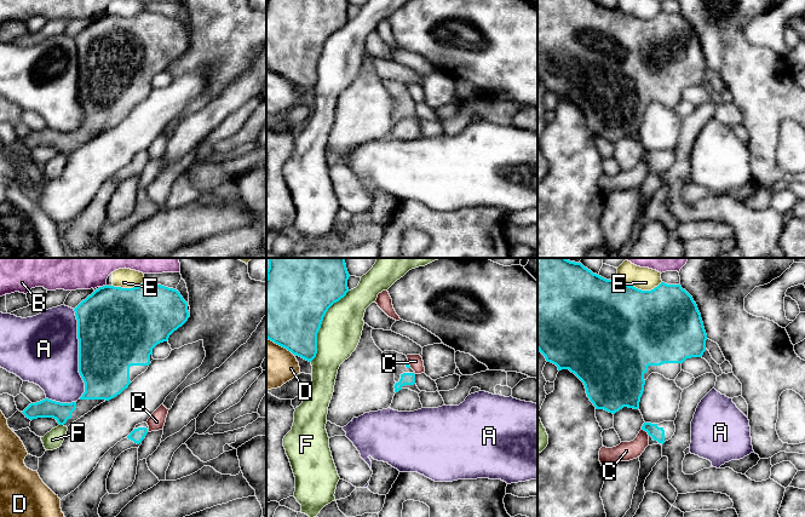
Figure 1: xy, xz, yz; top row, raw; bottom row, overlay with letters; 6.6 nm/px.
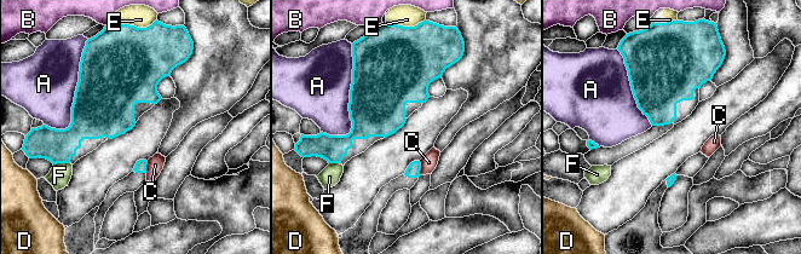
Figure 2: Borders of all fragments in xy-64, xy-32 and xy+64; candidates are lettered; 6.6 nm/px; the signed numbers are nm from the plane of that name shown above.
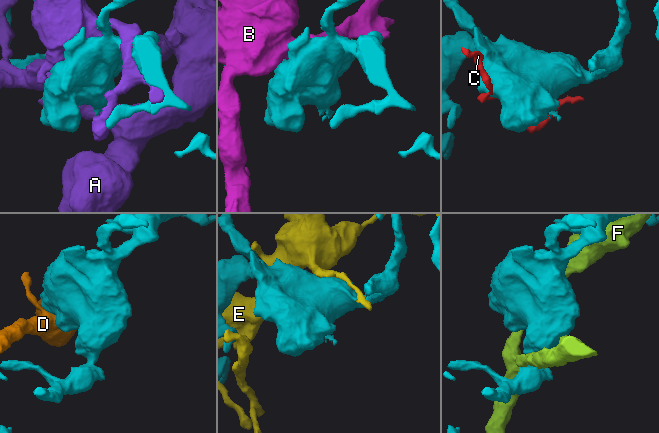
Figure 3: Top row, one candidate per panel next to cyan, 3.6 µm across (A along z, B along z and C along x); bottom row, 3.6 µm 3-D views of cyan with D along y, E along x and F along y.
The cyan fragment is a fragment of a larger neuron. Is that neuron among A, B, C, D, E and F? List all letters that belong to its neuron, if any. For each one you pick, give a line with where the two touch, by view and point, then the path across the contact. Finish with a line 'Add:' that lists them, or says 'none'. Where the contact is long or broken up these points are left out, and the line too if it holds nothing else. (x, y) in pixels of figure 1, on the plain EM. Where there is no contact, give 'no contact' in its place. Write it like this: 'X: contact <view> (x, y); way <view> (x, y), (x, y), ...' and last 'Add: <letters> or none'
Add: none

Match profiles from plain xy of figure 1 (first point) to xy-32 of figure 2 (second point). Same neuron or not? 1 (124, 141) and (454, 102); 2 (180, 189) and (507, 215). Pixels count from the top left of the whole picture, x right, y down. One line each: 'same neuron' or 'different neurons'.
1: same neuron
2: same neuron

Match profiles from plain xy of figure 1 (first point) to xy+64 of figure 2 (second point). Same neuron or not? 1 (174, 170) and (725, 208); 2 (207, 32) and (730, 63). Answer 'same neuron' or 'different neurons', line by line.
1: different neurons
2: different neurons

